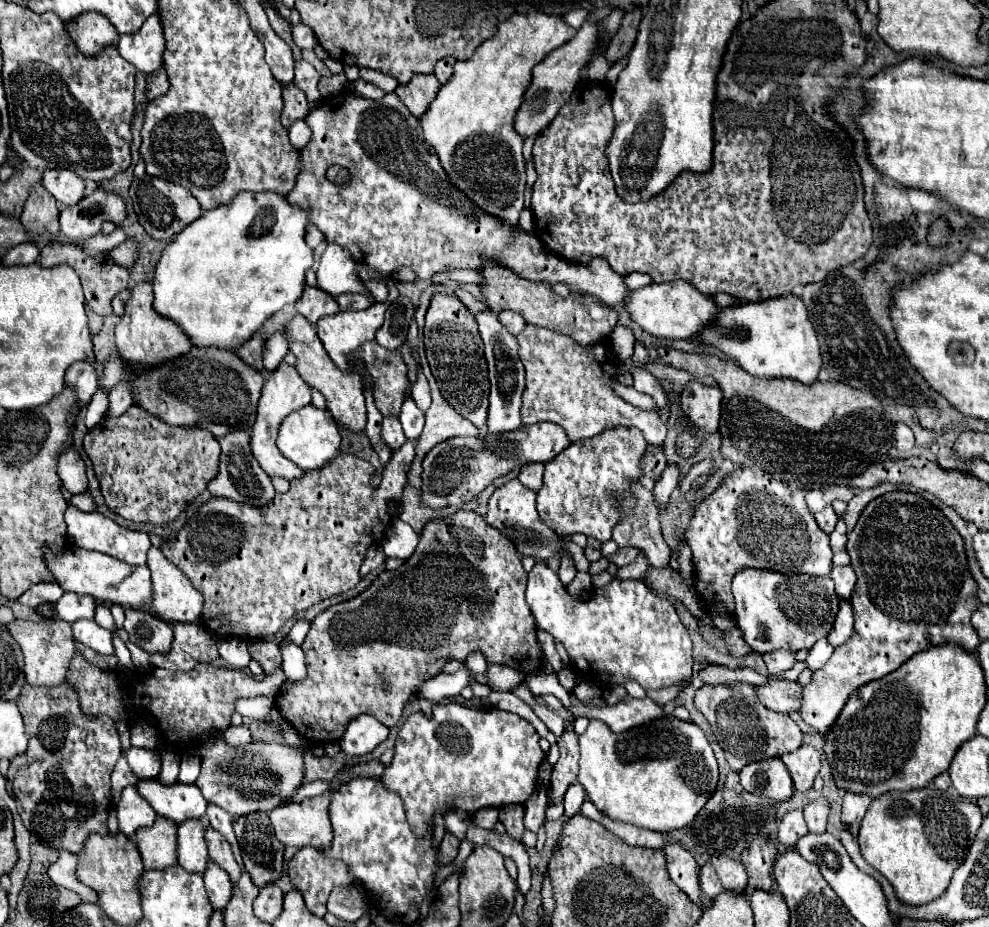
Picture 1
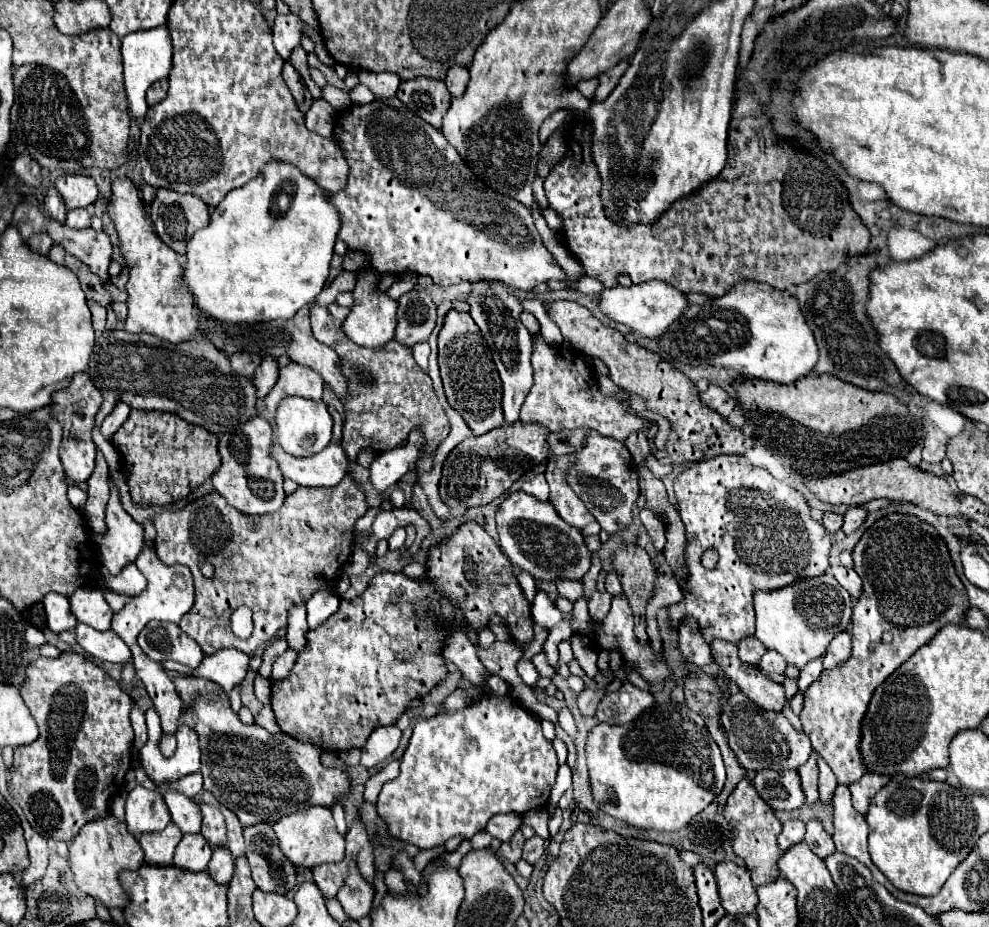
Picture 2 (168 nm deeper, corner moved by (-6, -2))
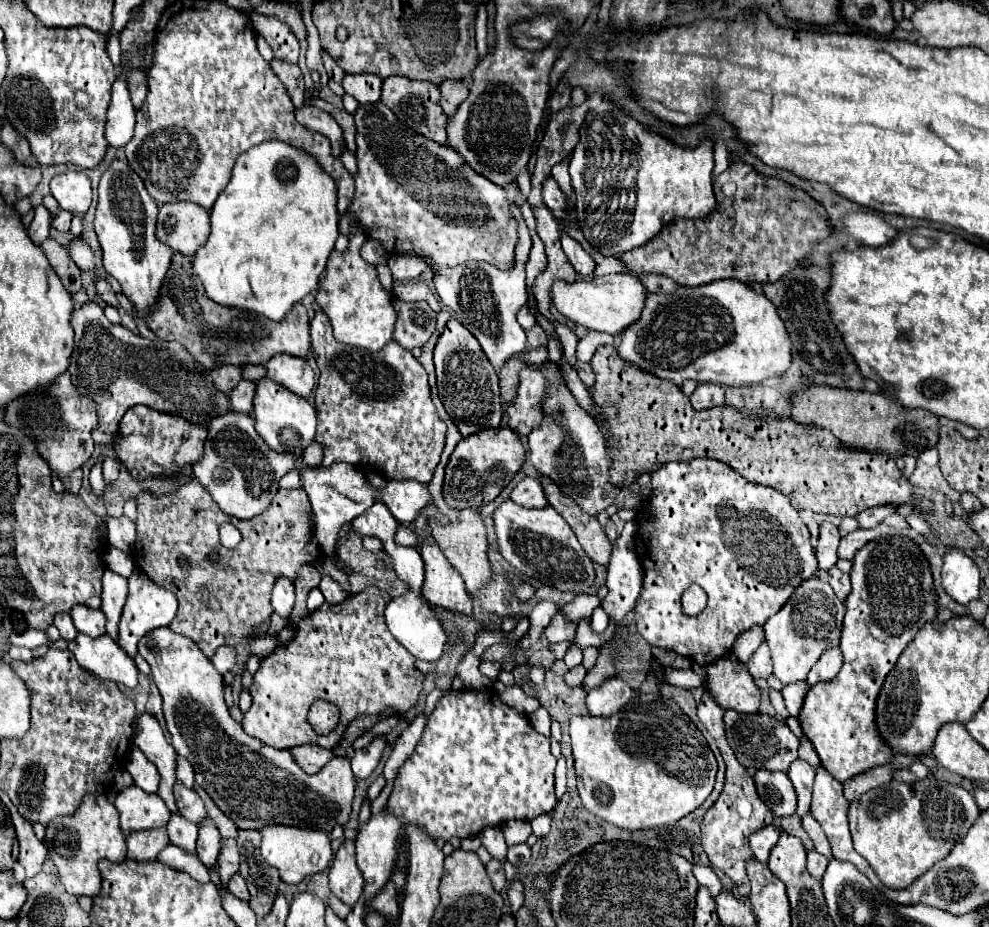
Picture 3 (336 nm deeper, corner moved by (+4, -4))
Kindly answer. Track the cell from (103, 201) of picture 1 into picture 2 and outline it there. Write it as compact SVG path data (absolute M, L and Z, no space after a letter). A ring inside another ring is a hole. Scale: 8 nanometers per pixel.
M76 208L76 210L68 212L66 226L70 226L70 228L88 228L90 220L92 220L92 214L86 208Z

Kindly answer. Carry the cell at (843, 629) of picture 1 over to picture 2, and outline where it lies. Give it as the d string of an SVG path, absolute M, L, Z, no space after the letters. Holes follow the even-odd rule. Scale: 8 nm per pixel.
M844 630L844 632L836 634L834 640L830 642L830 646L824 654L824 668L838 666L846 658L850 658L850 652L852 652L852 636L850 636L850 630Z

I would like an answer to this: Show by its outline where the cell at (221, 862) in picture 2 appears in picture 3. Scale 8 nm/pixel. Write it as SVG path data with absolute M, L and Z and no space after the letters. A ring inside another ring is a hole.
M206 818L198 824L198 860L202 860L206 866L214 866L218 852L222 848L222 836L216 830L216 824Z

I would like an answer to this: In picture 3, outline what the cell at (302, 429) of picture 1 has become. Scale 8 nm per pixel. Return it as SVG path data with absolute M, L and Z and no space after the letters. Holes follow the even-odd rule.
M268 376L256 380L256 396L254 396L254 420L258 434L268 442L268 446L282 454L292 454L294 458L300 458L304 454L304 448L312 444L316 434L316 410L312 404L308 404L306 398L296 396L288 388L276 384Z

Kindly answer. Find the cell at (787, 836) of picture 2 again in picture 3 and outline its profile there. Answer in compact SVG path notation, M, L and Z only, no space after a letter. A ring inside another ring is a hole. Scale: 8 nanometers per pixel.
M764 826L760 830L756 830L752 834L752 840L750 840L750 848L754 852L754 858L758 862L768 862L768 856L770 856L770 850L772 846L776 844L780 832L774 828L774 826Z

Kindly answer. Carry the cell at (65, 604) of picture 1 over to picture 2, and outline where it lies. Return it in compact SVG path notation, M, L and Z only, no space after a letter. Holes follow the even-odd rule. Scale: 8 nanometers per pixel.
M88 586L78 588L70 596L70 610L78 618L78 622L84 622L96 630L110 630L112 610L104 600L102 590Z

